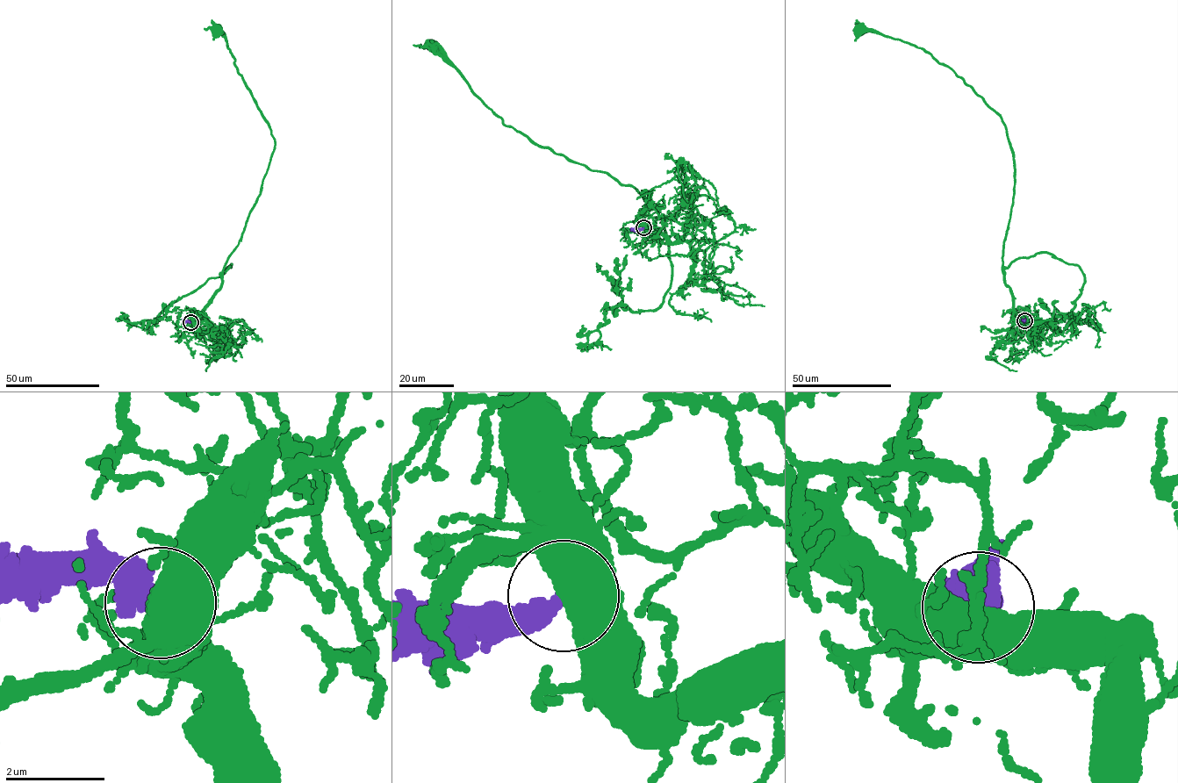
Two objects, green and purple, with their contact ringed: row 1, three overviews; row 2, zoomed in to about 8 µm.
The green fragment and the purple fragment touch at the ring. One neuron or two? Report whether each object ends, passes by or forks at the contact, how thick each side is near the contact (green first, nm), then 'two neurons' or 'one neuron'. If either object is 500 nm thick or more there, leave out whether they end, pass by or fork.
800/480 nm | two neurons

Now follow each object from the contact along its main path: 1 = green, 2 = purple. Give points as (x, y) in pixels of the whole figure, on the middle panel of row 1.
1: (643, 227), (641, 216), (650, 192), (641, 190), (648, 191), (643, 200), (632, 187), (503, 123), (431, 46)
2: (643, 227), (629, 229)

